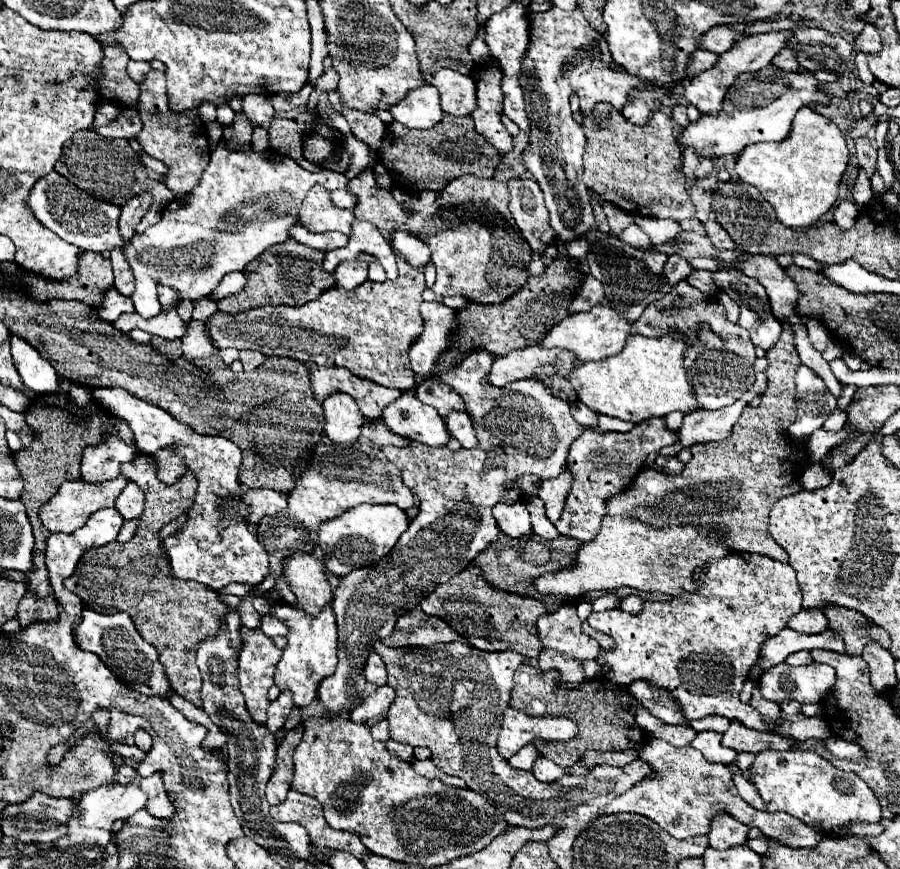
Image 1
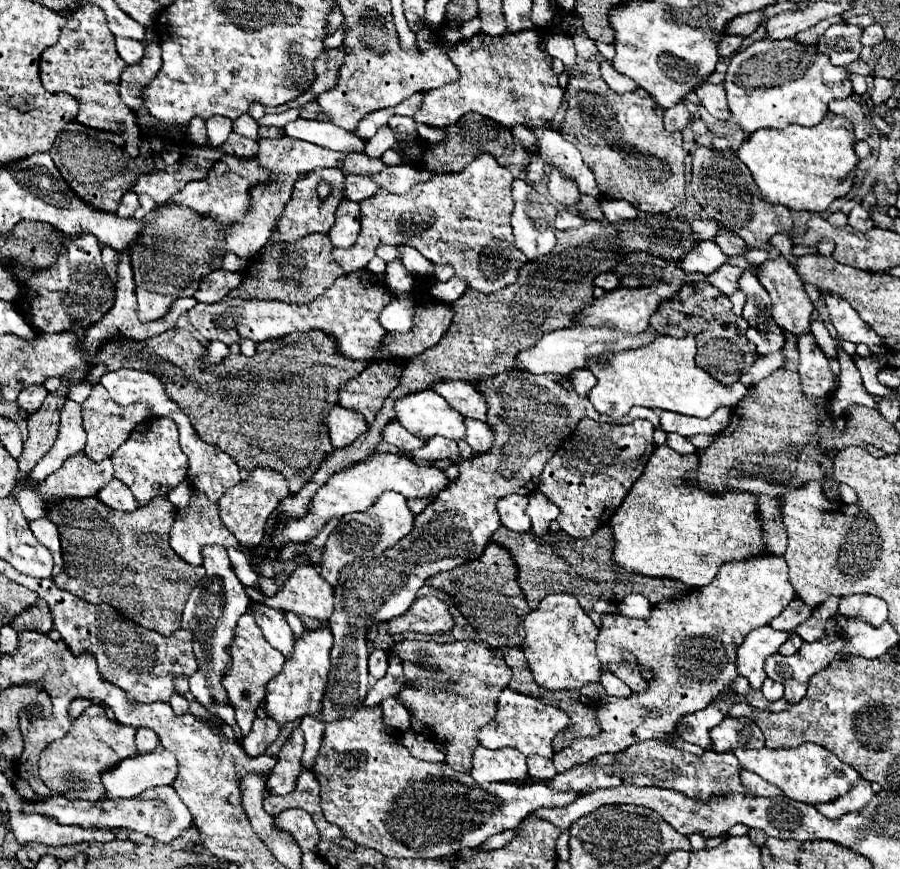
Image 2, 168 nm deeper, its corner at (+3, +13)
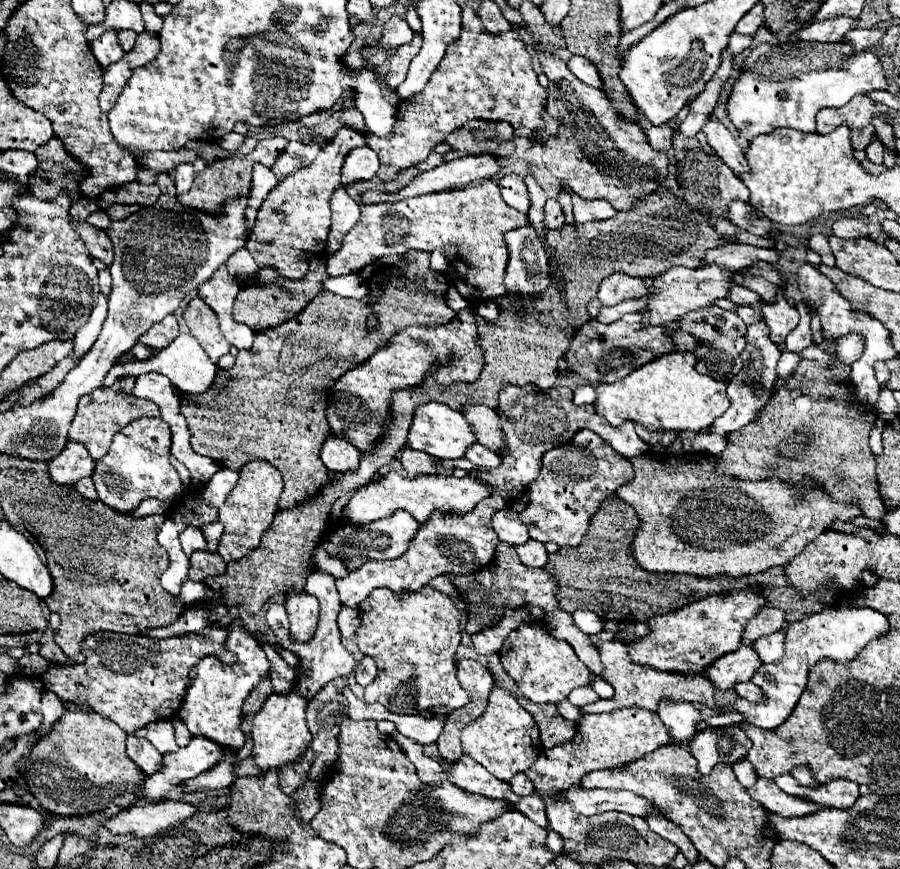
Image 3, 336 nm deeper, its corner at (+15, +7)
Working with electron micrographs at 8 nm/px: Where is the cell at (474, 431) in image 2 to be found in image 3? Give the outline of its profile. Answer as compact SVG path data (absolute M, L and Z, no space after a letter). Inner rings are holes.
M475 444L473 448L469 448L469 452L465 454L467 460L475 462L481 468L497 468L501 464L501 456L497 456L495 452L489 452L485 446Z

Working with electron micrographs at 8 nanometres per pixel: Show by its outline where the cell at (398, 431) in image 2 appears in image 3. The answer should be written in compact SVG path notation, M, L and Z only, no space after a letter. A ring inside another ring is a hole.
M409 446L401 448L401 464L407 470L409 478L417 478L421 474L439 474L439 466L433 456L425 452L417 452Z

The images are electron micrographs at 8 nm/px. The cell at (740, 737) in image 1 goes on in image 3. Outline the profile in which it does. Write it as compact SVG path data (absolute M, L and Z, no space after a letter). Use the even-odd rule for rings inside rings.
M737 724L723 728L707 728L689 742L689 750L697 758L697 770L701 774L709 774L719 762L733 764L737 760L743 760L749 748L751 740Z

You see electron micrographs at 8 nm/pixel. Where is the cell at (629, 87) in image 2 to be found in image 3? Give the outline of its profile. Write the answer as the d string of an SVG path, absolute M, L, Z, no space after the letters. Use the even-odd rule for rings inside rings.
M571 56L567 66L583 84L589 84L593 88L601 88L601 78L597 76L597 70L593 70L593 64L589 64L589 60L585 60L581 56Z

